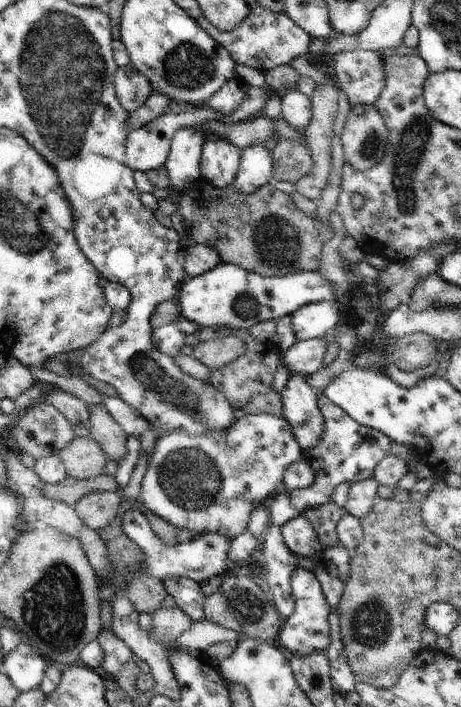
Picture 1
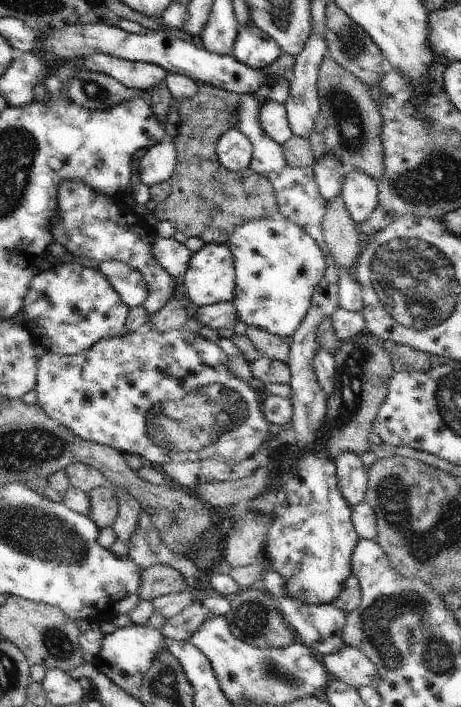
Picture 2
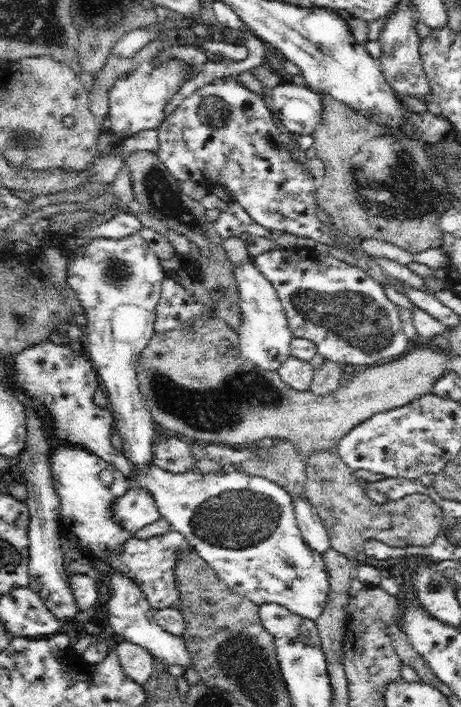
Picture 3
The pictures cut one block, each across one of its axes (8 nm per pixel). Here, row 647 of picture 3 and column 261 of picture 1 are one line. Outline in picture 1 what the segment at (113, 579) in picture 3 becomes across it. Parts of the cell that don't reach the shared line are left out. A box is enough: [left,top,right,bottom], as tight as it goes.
[232,142,273,194]

